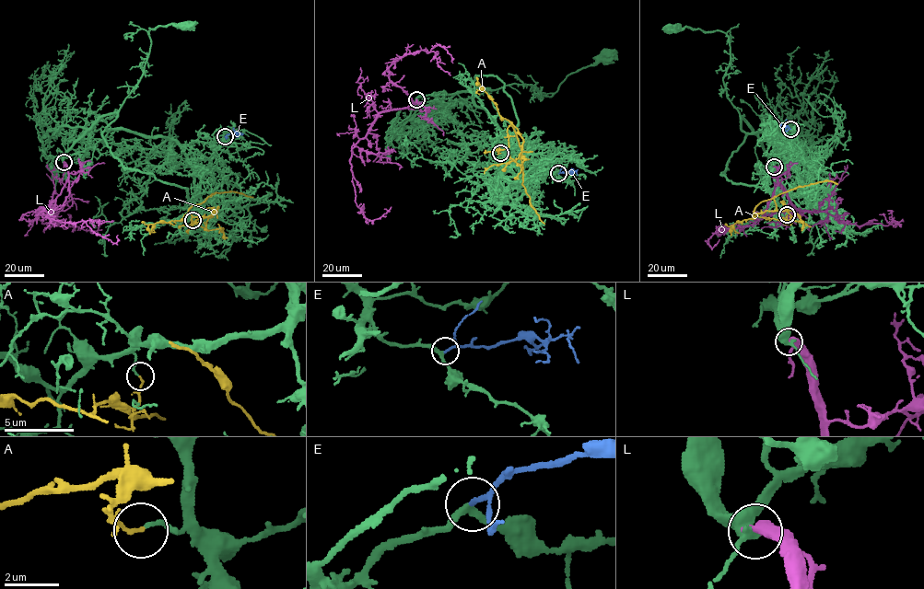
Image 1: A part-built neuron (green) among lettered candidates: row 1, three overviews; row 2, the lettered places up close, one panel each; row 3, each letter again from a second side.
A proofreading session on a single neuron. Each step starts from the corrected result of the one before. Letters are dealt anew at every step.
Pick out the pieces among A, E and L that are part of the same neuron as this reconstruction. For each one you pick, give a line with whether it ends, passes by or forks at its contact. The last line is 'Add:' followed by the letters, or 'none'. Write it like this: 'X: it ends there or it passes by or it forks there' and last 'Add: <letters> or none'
E: it passes by
L: it ends there
Add: E, L

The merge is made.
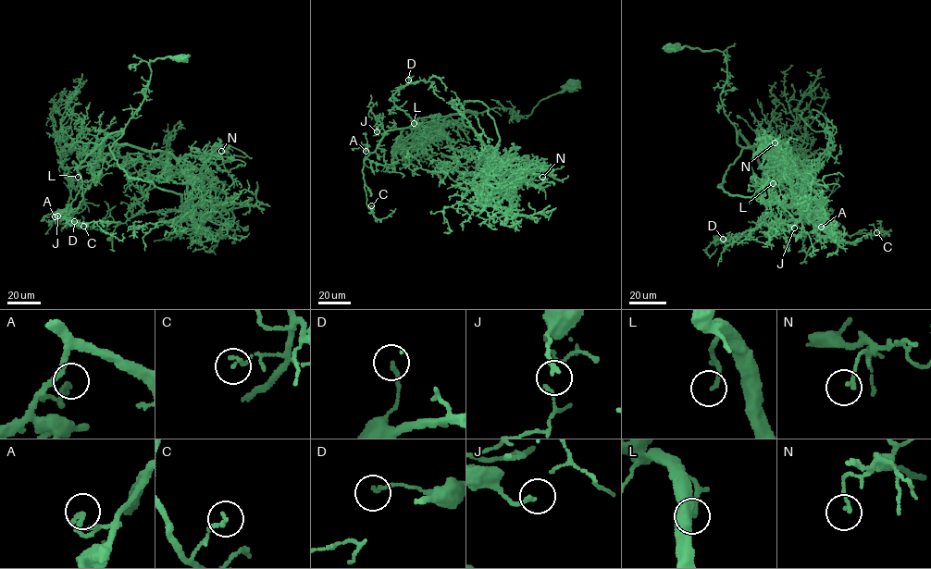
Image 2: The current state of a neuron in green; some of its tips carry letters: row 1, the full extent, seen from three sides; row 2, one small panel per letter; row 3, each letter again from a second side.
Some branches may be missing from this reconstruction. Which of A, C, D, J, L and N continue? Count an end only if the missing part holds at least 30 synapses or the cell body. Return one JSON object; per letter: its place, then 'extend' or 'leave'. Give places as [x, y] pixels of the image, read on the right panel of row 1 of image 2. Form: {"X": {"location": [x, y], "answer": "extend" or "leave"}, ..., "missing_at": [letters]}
{"A": {"location": [821, 227], "answer": "leave"}, "C": {"location": [876, 232], "answer": "leave"}, "D": {"location": [723, 239], "answer": "leave"}, "J": {"location": [794, 228], "answer": "leave"}, "L": {"location": [773, 183], "answer": "extend"}, "N": {"location": [775, 142], "answer": "leave"}, "missing_at": ["L"]}

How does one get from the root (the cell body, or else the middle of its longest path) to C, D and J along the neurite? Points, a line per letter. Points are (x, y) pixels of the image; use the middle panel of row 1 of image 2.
C: (572, 83), (542, 99), (526, 117), (493, 107), (419, 117), (387, 131), (364, 159), (371, 205)
D: (572, 83), (542, 99), (526, 117), (493, 107), (424, 117), (415, 124), (394, 104), (408, 80)
J: (572, 83), (542, 99), (525, 118), (493, 107), (419, 117), (394, 129), (379, 125), (377, 131)

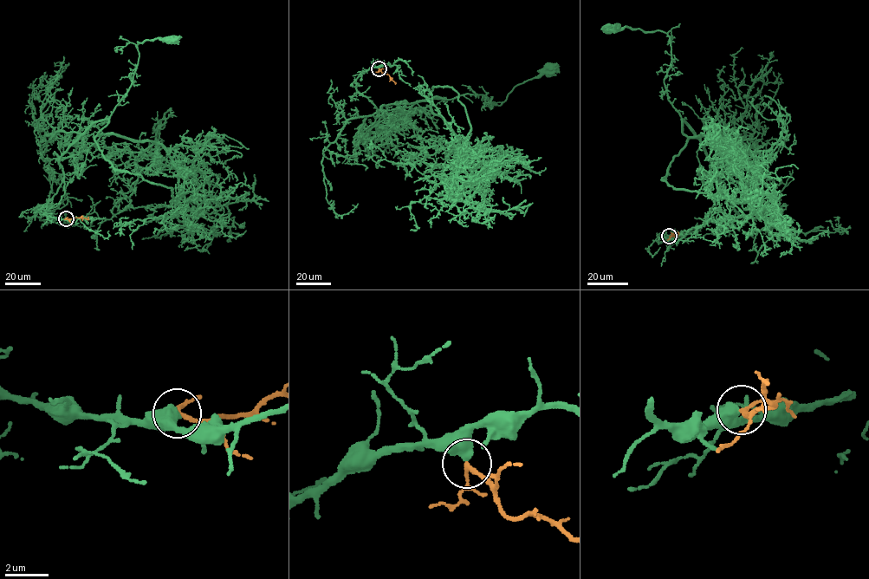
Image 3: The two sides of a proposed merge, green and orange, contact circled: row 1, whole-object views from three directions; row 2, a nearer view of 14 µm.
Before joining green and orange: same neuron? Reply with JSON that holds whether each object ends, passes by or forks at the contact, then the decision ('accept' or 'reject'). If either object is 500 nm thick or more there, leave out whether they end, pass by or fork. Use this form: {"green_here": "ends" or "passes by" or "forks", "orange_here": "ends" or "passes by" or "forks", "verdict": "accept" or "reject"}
{"verdict": "accept"}

